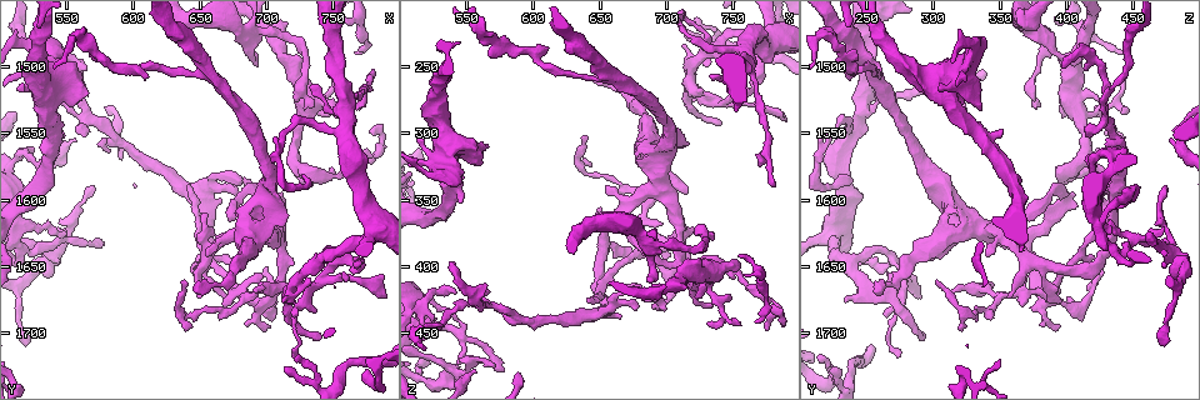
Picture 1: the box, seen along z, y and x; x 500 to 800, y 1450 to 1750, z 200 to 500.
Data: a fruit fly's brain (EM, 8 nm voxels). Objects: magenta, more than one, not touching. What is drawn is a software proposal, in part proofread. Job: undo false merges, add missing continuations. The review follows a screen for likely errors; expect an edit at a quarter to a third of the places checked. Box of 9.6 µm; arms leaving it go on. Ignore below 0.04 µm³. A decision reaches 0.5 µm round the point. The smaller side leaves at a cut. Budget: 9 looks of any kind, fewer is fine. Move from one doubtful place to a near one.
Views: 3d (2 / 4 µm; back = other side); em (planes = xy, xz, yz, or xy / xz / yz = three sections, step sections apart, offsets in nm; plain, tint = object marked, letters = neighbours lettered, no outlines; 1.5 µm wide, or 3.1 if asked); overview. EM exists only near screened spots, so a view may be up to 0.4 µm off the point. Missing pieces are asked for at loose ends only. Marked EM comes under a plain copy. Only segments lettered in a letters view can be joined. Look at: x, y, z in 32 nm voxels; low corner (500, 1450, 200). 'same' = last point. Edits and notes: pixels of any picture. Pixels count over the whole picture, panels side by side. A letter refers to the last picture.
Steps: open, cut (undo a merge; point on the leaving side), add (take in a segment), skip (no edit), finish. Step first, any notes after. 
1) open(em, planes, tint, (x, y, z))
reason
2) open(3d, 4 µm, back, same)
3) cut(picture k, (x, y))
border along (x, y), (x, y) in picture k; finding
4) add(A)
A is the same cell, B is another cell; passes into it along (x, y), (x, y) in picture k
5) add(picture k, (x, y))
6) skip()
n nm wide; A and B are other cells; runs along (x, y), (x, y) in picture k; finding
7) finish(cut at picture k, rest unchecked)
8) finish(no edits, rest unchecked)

open(3d, 2 µm, back, (746, 1582, 402))

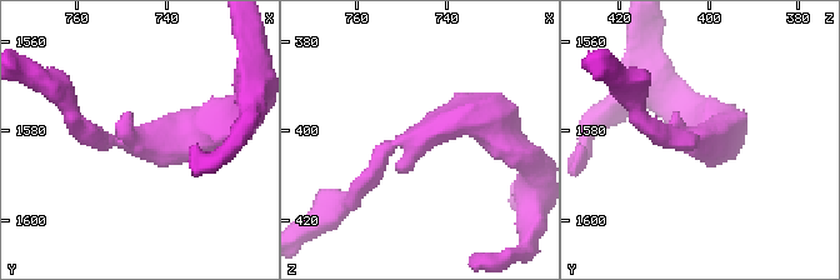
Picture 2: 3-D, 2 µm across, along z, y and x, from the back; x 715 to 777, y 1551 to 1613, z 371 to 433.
open(em, planes, tint, (747, 1583, 403))
now the EM

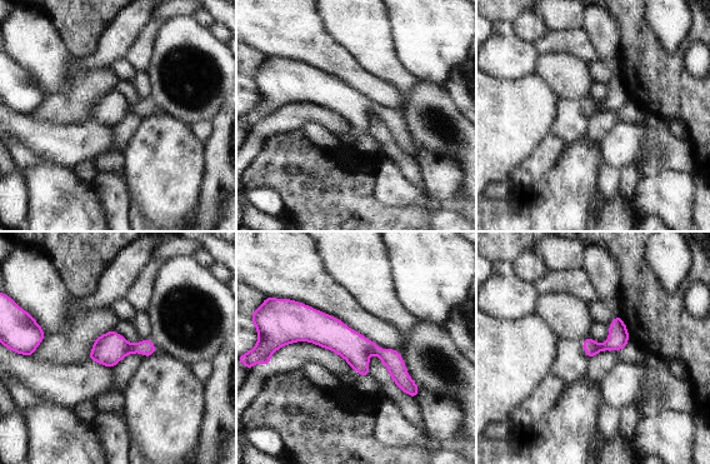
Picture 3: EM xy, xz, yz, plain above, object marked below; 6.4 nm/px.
open(em, planes, letters, same)

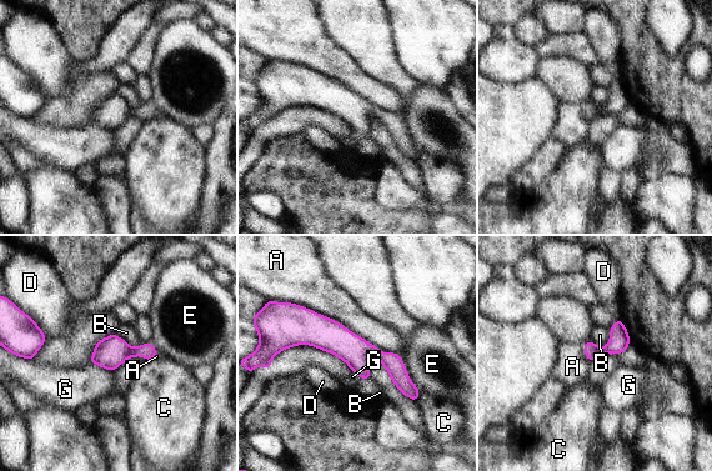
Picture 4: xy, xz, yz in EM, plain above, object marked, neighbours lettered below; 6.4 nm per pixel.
skip()
A, B, C, D, E and G are other cells; one cell here

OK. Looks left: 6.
open(3d, 4 µm, (722, 1524, 426))
branch stops here

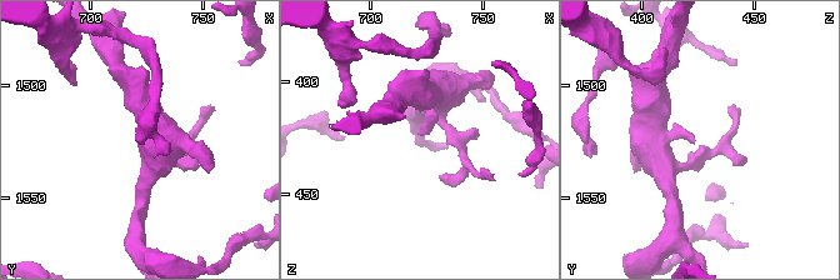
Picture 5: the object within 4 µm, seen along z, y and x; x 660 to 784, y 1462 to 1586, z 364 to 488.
open(em, planes, letters, (723, 1526, 425))
now the EM

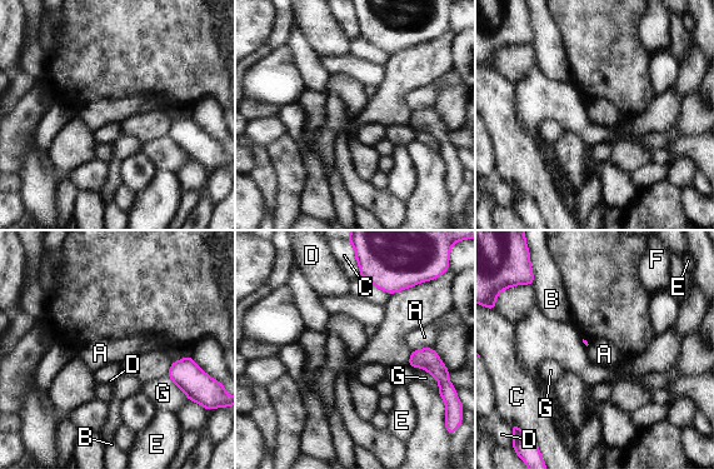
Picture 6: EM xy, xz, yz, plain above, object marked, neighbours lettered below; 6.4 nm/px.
skip()
G touches over 220 nm; A, B, C, D, E, F and G are other cells; border along (432, 347), (414, 349), (410, 353) in picture 6; none of them fits

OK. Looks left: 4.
open(3d, 2 µm, (776, 1572, 446))
branch stops here

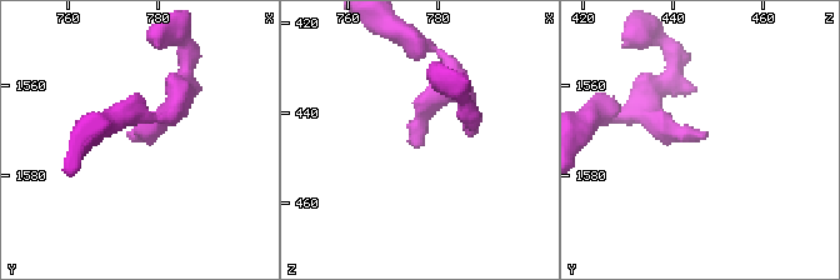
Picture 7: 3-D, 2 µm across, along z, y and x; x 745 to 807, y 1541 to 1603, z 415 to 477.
open(em, planes, letters, (775, 1571, 448))

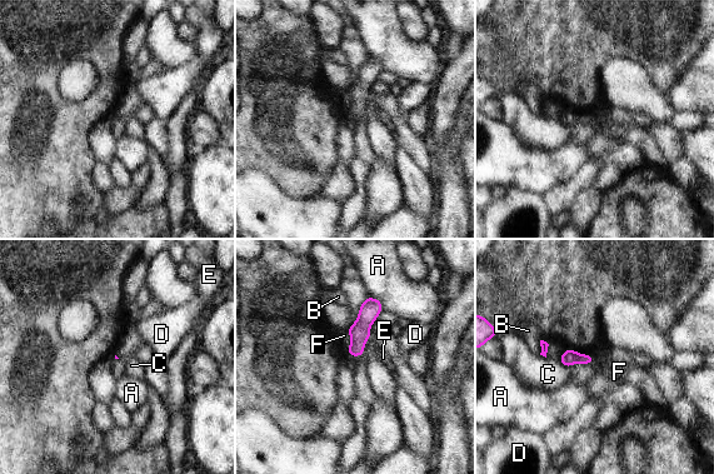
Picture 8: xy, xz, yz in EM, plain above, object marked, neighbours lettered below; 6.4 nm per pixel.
skip()
A, B, C, D, E and F are other cells; runs along (370, 300), (354, 353) in picture 8; none of them fits

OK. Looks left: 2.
open(em, planes, letters, (782, 1504, 340))
an open end

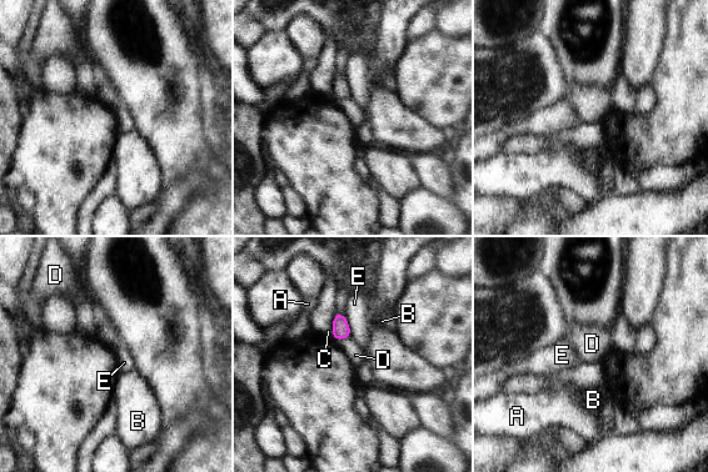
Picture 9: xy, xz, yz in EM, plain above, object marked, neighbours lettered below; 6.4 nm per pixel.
skip()
110 nm wide; C touches over 160 nm; A, B, C, D and E are other cells; none of them fits

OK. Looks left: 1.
finish(no edits, rest unchecked)

